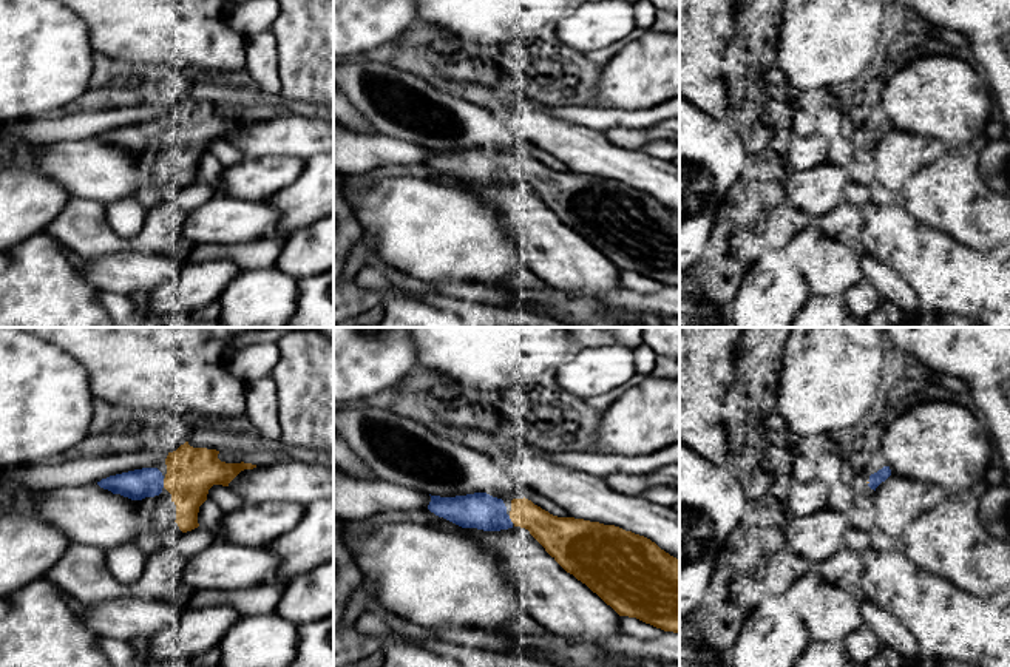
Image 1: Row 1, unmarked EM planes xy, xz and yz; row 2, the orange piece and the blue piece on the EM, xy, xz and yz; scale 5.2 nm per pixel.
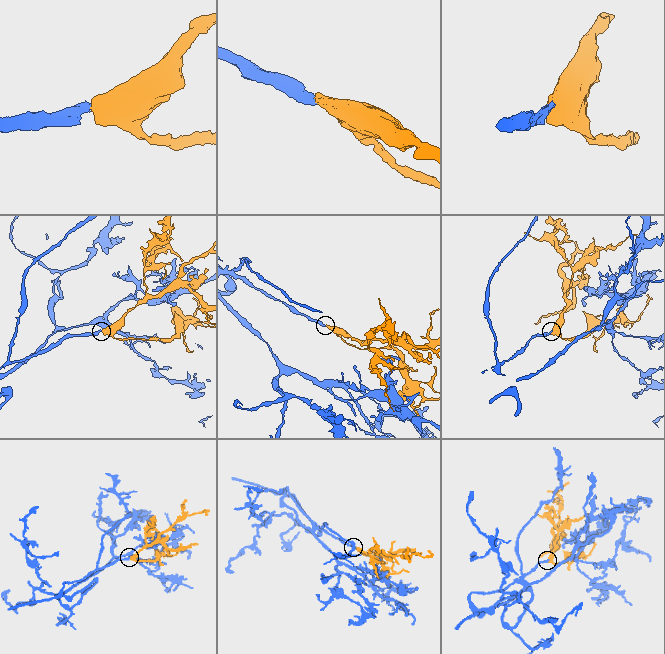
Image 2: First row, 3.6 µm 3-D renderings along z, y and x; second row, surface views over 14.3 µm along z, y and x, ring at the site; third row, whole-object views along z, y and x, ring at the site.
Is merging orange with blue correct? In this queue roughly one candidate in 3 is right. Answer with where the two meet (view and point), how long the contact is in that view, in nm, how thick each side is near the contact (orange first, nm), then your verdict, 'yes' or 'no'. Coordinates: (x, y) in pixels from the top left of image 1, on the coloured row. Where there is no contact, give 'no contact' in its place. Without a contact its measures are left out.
meets orange in xy at (164, 484); contact 50 nm long; 260 nm thick on the orange side, 160 nm on the other; yes

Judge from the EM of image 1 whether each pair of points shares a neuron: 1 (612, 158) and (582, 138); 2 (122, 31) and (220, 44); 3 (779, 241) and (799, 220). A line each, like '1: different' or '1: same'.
1: same
2: same
3: same

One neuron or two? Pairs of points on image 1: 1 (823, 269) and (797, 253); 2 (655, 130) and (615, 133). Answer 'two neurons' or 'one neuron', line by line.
1: one neuron
2: one neuron

